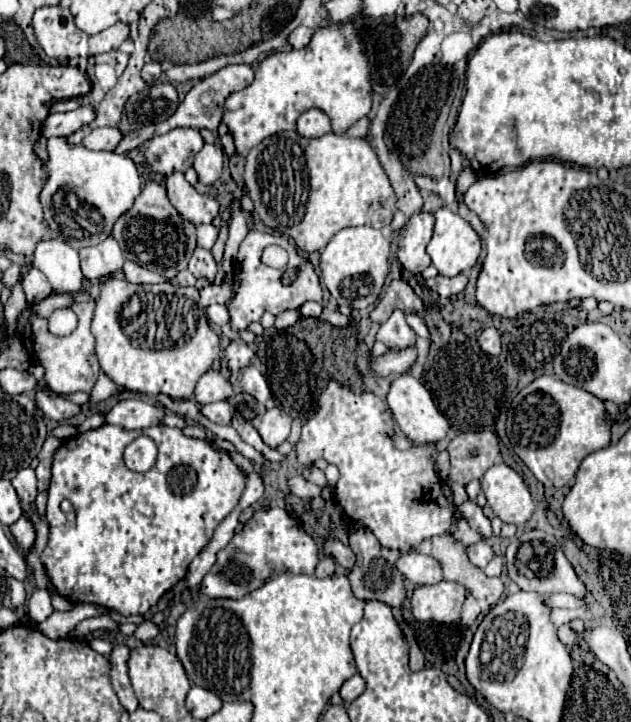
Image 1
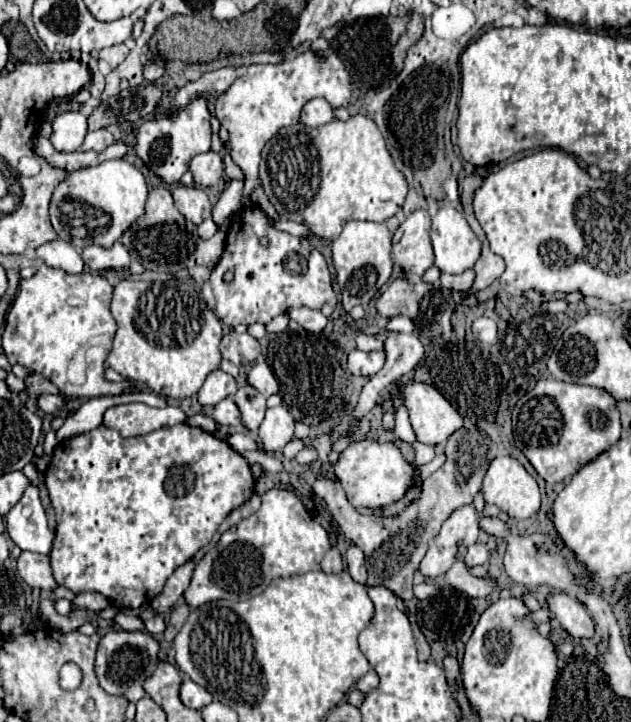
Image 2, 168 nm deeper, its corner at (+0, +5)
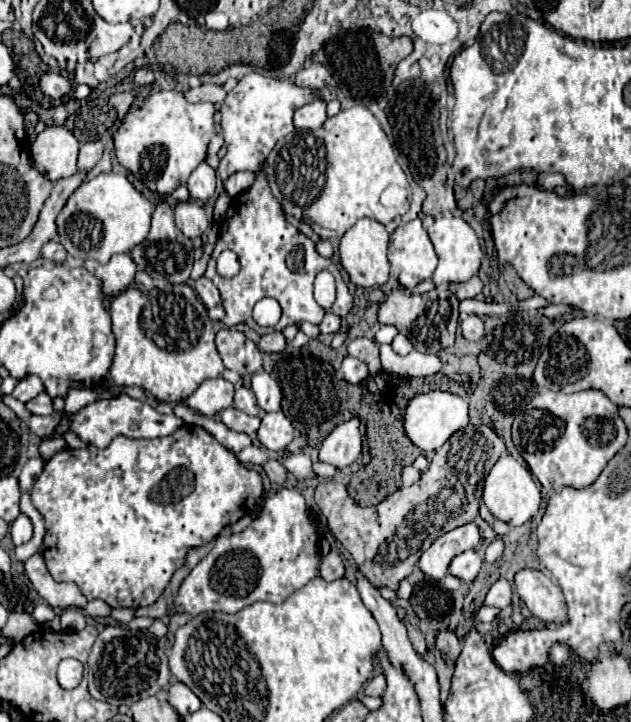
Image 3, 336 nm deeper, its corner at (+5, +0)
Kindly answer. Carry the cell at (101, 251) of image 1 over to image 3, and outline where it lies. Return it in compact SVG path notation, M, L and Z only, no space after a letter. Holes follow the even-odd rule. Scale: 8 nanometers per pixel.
M115 254L107 264L85 260L83 268L103 282L103 294L107 296L115 296L121 290L125 290L135 276L135 262L129 254Z

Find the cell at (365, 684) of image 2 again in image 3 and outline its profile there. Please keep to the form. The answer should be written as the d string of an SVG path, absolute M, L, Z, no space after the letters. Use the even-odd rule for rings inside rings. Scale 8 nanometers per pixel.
M375 674L363 690L365 696L381 696L383 692L385 692L385 676L383 674Z

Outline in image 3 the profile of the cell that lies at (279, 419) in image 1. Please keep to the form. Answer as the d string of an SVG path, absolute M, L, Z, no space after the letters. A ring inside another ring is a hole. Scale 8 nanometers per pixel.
M269 412L261 420L257 438L267 450L281 452L293 440L293 426L283 412Z

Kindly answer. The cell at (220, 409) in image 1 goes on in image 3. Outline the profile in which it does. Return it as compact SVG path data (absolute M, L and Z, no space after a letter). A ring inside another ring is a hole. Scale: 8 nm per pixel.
M227 408L227 410L223 410L219 416L221 416L221 422L223 422L227 428L231 428L231 430L235 430L235 432L245 432L245 434L249 434L249 436L253 436L253 434L257 432L259 424L261 424L259 418L247 416L247 414L243 414L241 410L237 410L237 408Z

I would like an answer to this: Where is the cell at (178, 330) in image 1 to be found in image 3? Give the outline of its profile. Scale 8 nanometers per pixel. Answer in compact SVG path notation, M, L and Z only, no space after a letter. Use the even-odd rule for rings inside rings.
M189 284L169 286L163 292L141 292L139 288L129 286L111 300L109 312L113 320L113 334L117 338L117 348L109 370L109 376L115 386L139 386L143 390L149 390L159 402L177 404L185 402L203 380L217 378L225 370L221 356L215 348L215 330L211 320L207 318L207 308Z

